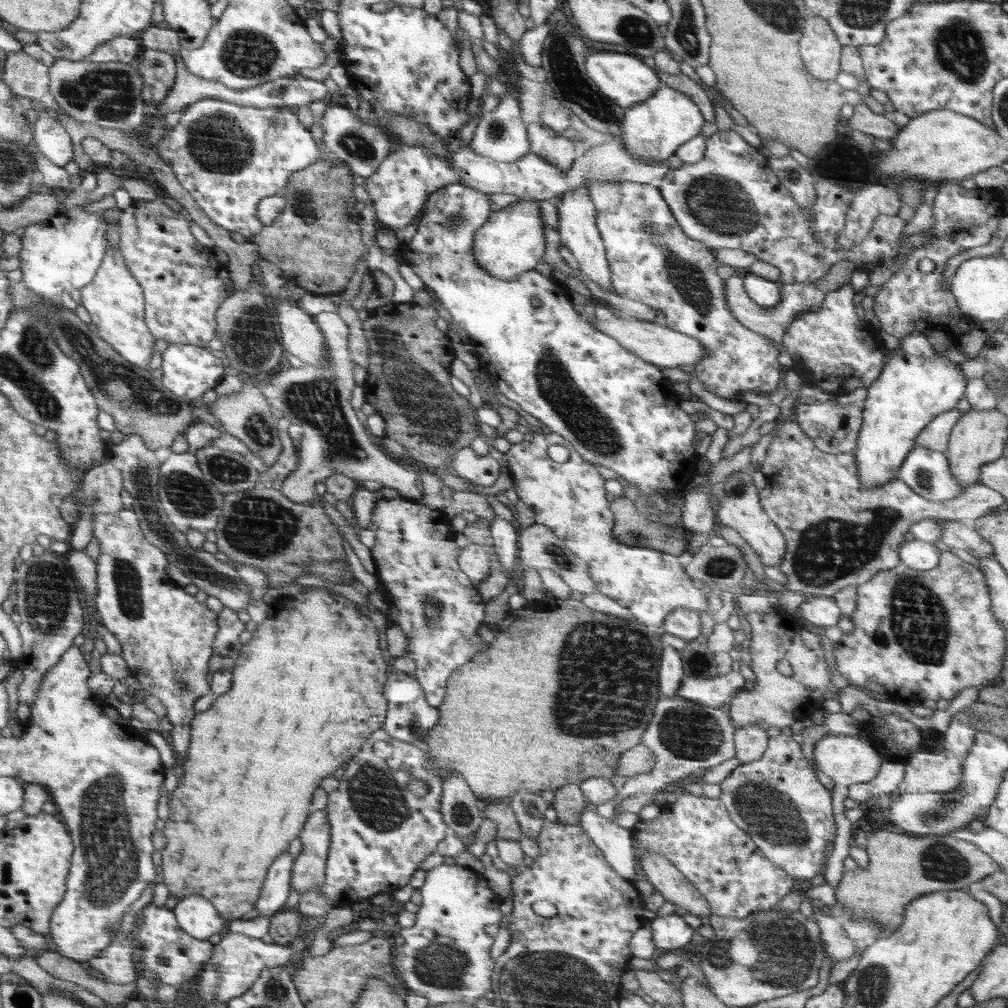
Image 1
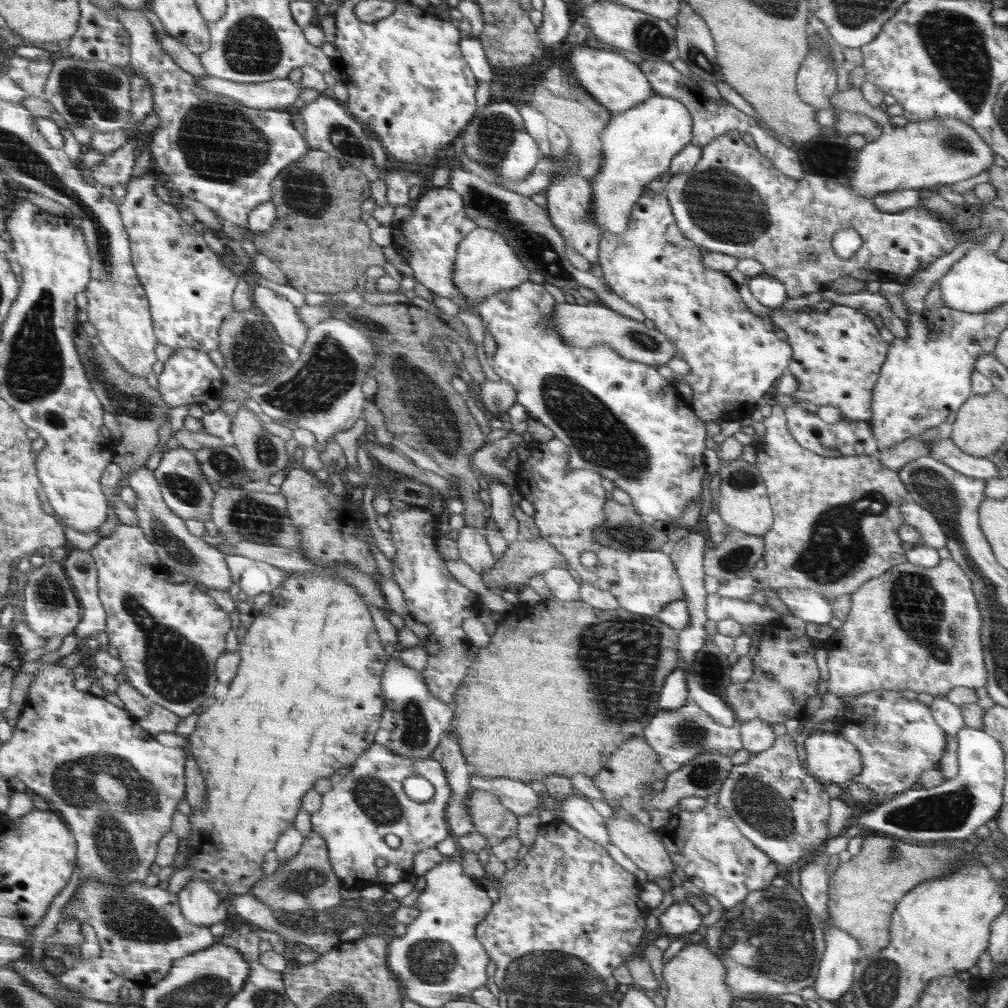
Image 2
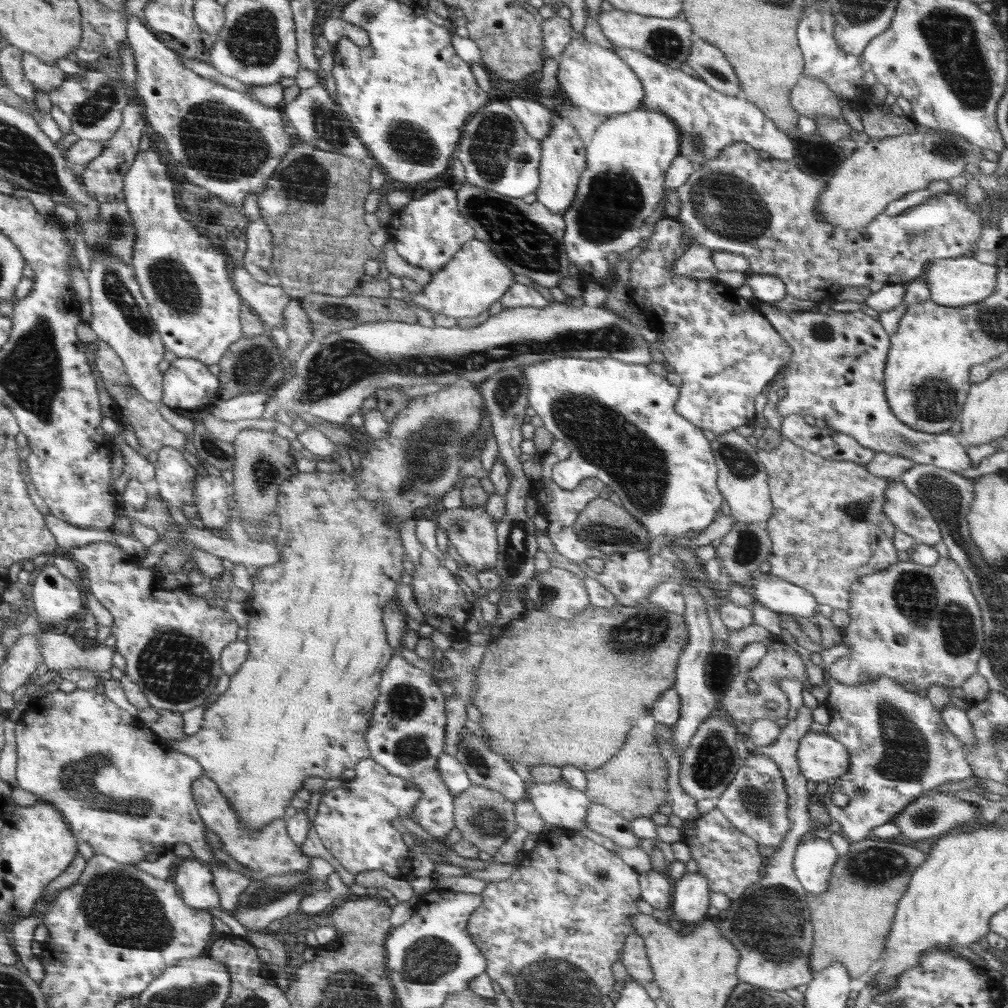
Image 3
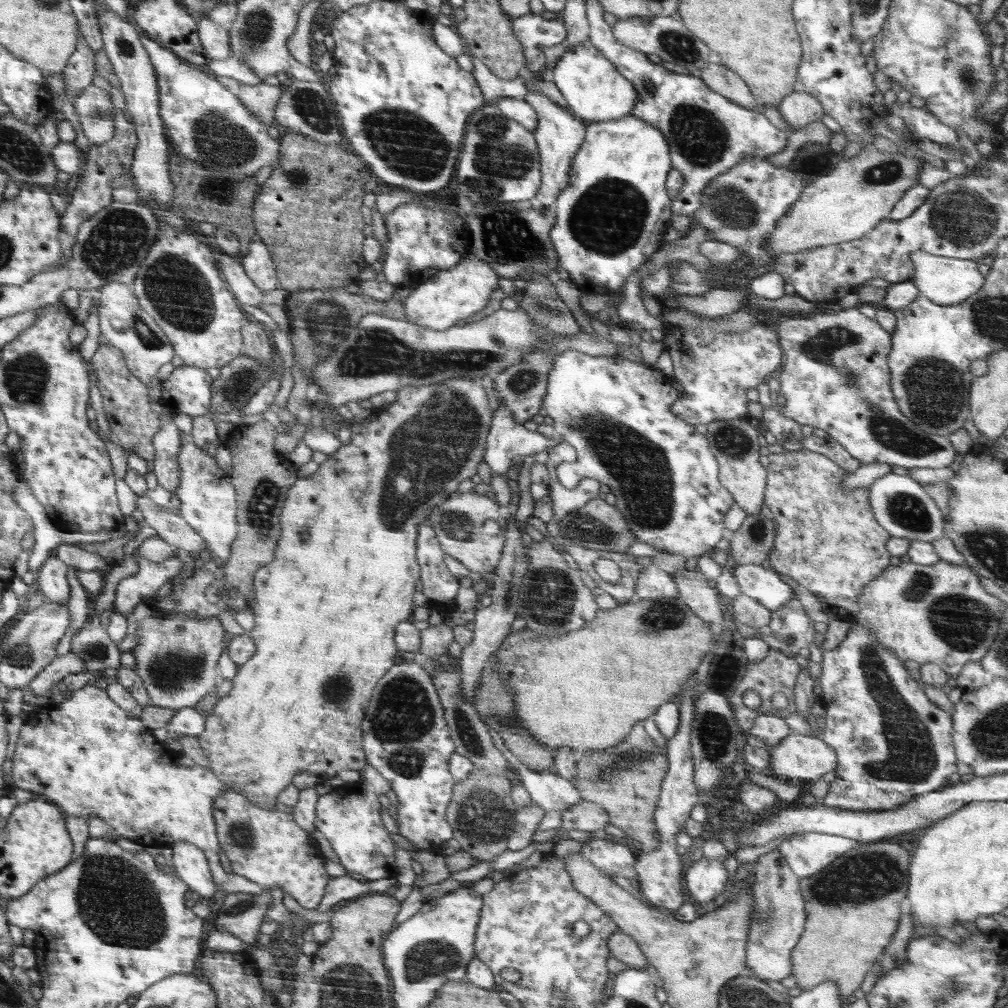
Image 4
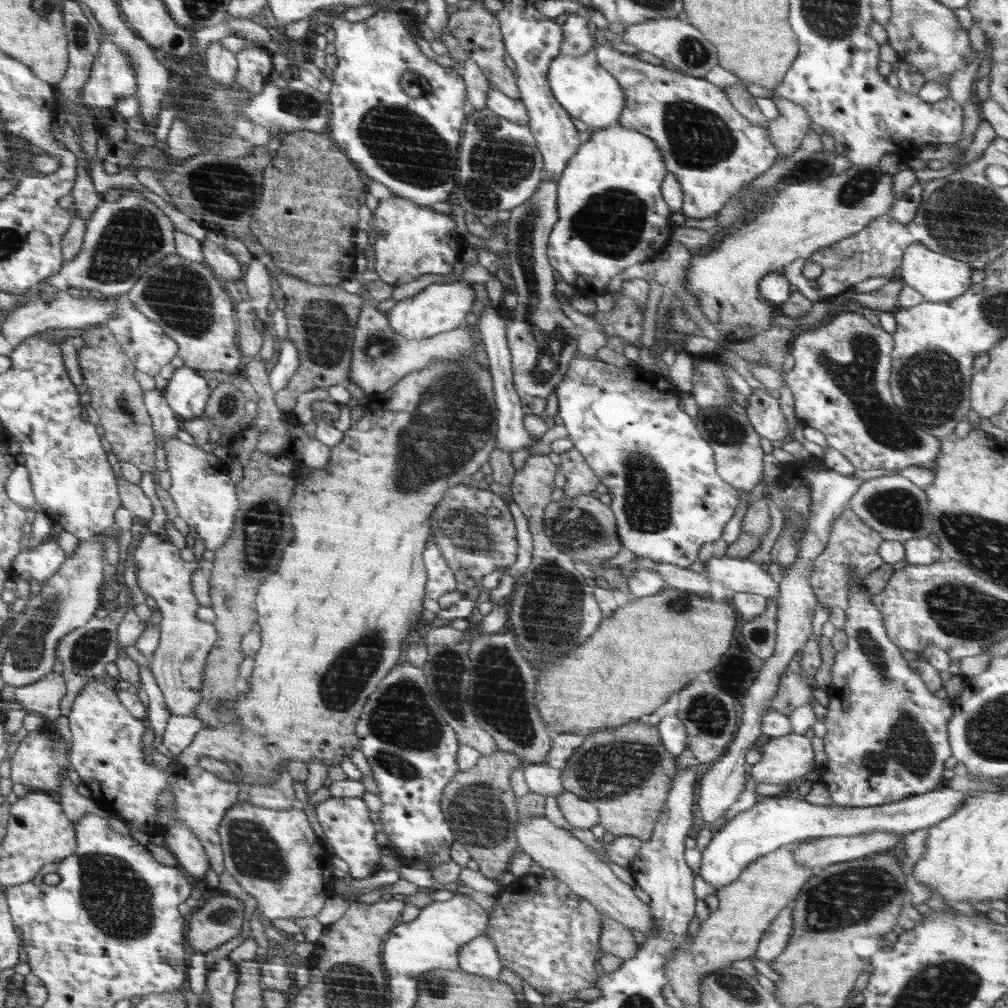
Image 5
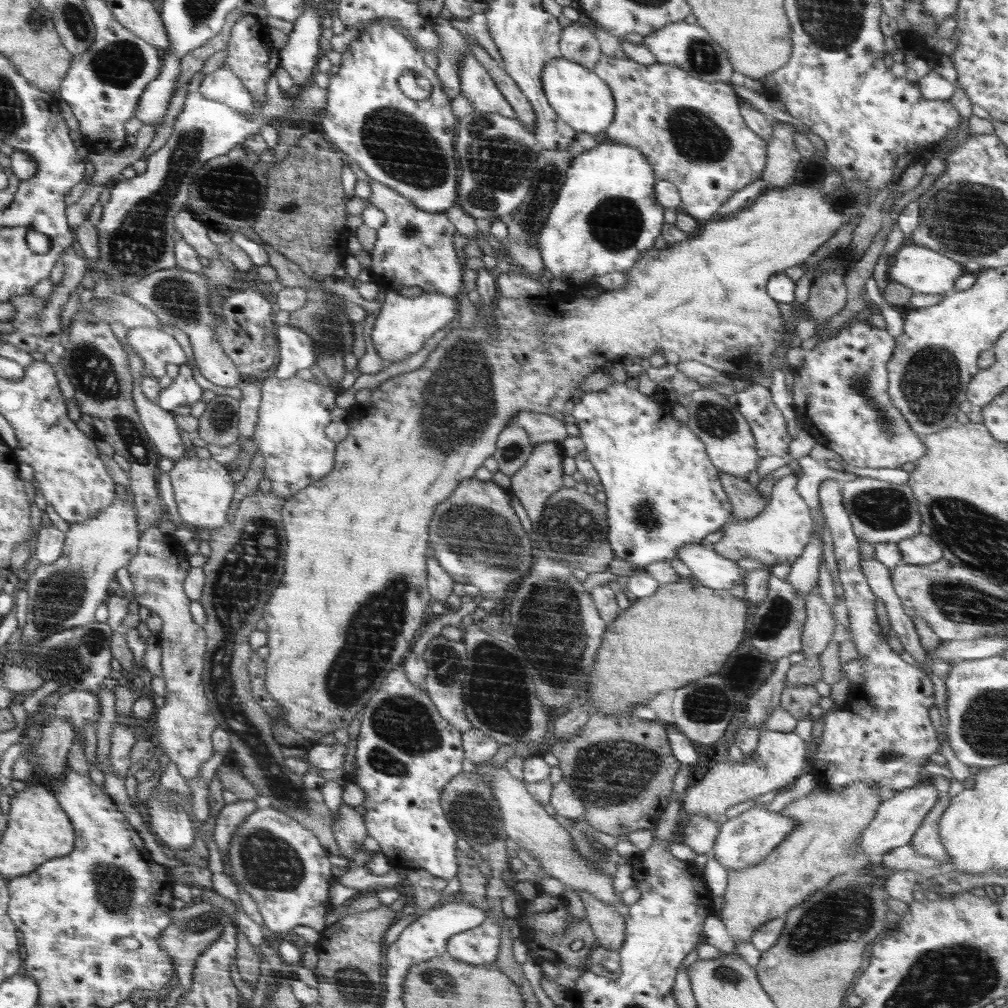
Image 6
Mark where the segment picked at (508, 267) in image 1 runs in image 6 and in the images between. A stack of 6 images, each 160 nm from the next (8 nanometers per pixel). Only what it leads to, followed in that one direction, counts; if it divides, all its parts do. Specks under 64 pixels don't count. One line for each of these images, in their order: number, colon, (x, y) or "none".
2: (486, 263)
3: (476, 277)
4: (441, 298)
5: (438, 308)
6: (403, 325)

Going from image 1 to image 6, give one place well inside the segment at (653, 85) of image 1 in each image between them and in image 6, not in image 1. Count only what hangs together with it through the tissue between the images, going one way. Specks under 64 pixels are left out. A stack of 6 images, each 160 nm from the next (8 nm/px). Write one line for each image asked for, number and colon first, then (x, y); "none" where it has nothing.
2: (615, 82)
3: (593, 77)
4: (594, 91)
5: (589, 93)
6: (580, 97)

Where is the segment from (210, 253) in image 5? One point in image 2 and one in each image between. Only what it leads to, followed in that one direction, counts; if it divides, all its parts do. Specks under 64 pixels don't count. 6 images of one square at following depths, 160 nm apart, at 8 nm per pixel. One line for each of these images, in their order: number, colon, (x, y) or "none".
2: (280, 311)
3: (268, 301)
4: (231, 268)

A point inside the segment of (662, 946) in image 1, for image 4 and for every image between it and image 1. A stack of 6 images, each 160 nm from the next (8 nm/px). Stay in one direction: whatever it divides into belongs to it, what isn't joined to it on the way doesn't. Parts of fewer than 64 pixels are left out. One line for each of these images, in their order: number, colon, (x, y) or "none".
2: (680, 919)
3: (692, 896)
4: (706, 879)

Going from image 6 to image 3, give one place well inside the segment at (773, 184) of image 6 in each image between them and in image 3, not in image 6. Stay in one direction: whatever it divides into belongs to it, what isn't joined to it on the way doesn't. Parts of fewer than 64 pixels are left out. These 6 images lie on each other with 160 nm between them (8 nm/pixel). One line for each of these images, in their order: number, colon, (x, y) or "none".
3: (810, 97)
4: (798, 109)
5: (787, 132)

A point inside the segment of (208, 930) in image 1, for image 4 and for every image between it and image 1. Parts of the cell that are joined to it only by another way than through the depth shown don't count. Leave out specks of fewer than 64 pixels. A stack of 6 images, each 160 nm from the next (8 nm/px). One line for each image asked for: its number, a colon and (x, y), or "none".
2: (200, 904)
3: (194, 881)
4: (189, 863)

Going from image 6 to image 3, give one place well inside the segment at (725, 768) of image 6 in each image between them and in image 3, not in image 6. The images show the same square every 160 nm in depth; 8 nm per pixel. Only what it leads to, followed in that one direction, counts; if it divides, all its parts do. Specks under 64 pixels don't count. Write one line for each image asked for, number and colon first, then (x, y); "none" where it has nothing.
3: (819, 756)
4: (800, 758)
5: (785, 758)

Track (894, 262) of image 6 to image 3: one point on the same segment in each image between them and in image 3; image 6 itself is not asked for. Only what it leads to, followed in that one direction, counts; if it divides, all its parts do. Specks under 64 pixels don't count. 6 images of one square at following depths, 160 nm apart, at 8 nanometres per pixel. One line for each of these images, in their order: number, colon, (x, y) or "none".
3: (963, 280)
4: (946, 281)
5: (939, 277)

